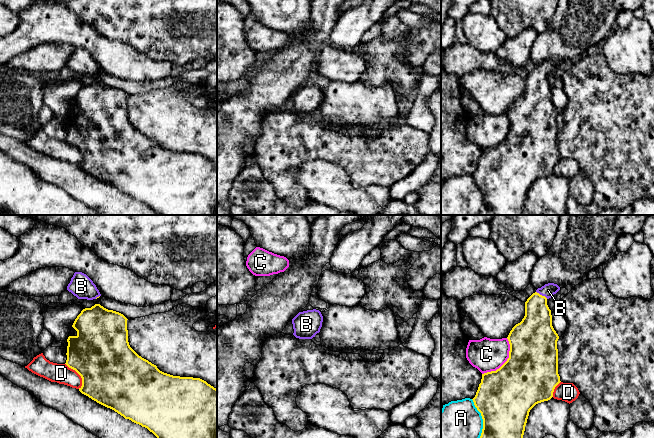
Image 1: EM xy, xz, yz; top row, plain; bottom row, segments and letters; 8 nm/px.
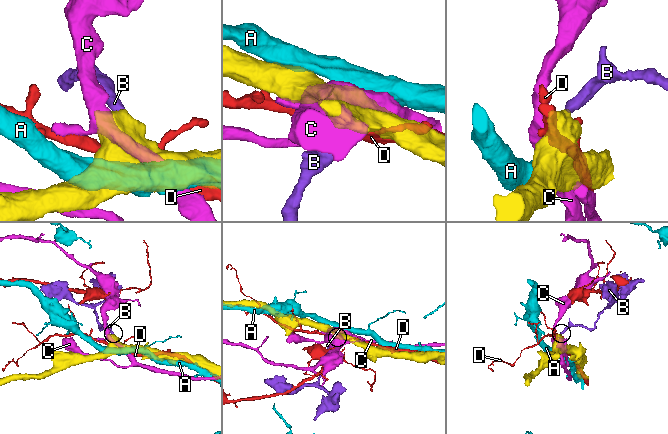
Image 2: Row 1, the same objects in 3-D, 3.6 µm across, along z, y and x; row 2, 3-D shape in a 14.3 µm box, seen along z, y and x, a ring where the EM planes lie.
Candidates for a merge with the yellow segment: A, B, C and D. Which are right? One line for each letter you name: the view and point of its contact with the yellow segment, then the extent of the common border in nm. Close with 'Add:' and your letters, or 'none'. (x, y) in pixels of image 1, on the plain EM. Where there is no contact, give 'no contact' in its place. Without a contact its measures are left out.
B: yz (541, 71) | 110 nm
Add: B

